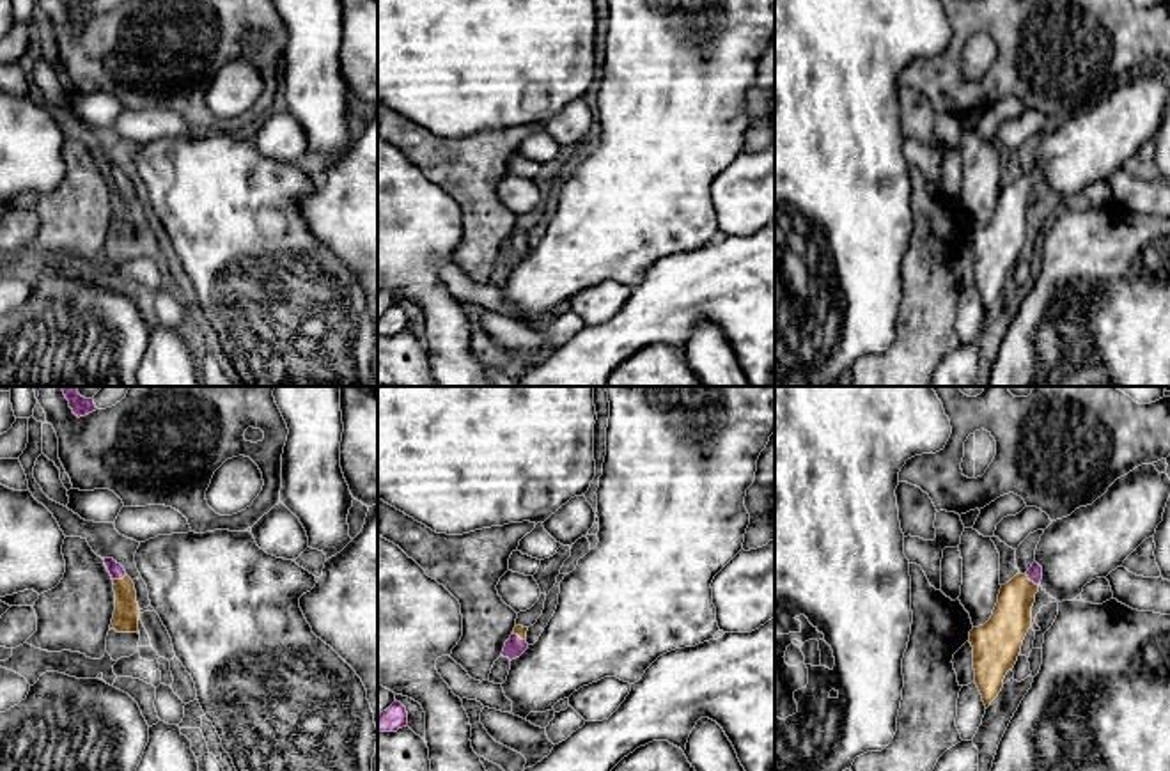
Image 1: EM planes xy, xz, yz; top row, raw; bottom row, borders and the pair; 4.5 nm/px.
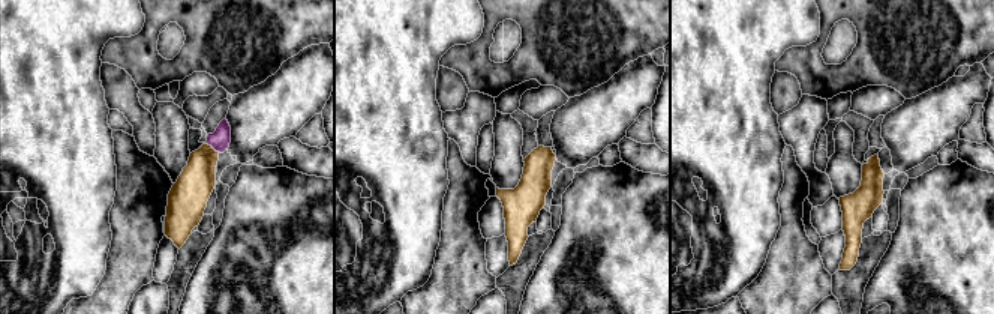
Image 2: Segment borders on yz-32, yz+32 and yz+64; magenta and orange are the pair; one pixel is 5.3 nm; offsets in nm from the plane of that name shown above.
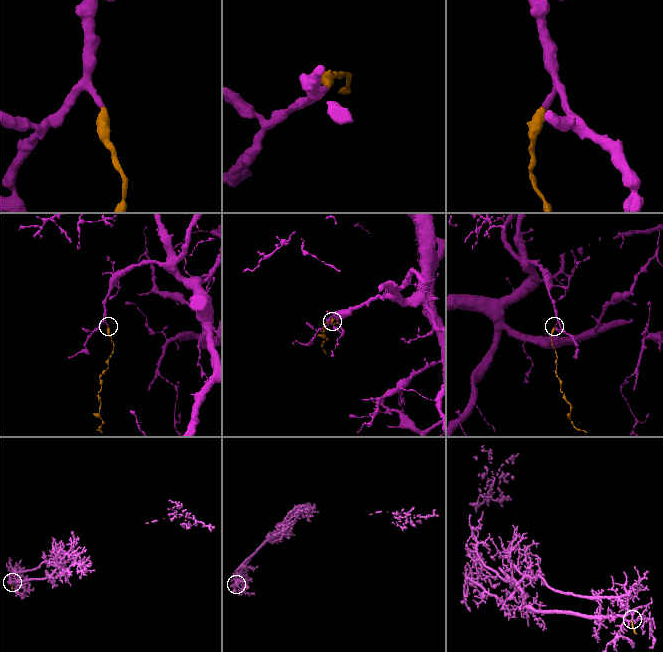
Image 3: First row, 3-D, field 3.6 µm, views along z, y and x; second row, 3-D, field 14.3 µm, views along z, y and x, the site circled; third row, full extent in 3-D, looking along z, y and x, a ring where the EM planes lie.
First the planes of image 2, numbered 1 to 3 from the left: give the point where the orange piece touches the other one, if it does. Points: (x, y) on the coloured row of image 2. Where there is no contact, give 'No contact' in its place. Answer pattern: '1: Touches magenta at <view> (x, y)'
1: Touches magenta at yz-32 (212, 146)
2: No contact
3: No contact

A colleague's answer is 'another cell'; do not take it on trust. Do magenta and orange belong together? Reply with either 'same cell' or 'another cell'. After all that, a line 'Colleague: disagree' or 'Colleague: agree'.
same cell
Colleague: disagree

